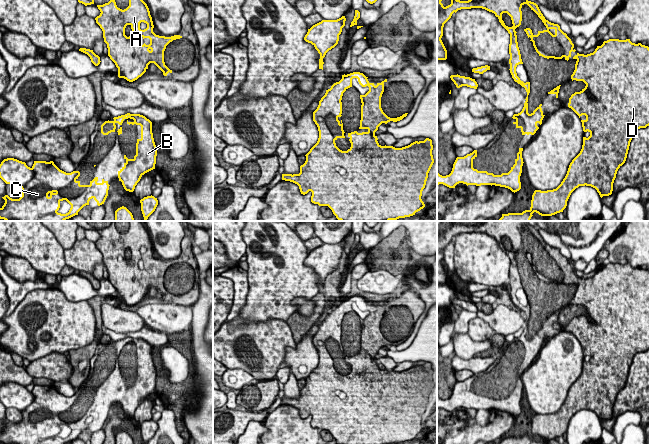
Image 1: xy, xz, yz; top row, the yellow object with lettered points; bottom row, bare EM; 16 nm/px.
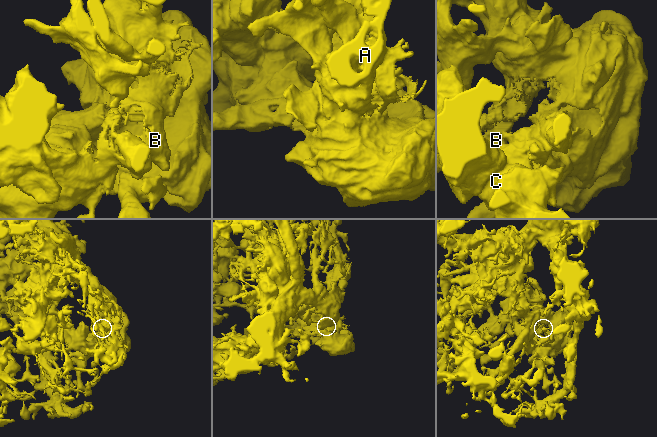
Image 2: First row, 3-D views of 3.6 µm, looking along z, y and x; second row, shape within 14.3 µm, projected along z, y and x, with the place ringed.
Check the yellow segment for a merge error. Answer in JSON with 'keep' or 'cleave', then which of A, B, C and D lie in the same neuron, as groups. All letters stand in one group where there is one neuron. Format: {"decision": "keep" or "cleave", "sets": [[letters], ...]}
{"decision": "keep", "sets": [["A", "B", "C", "D"]]}

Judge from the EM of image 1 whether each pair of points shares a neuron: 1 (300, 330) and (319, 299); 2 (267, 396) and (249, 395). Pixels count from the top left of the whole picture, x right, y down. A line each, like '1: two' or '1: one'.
1: one
2: one

